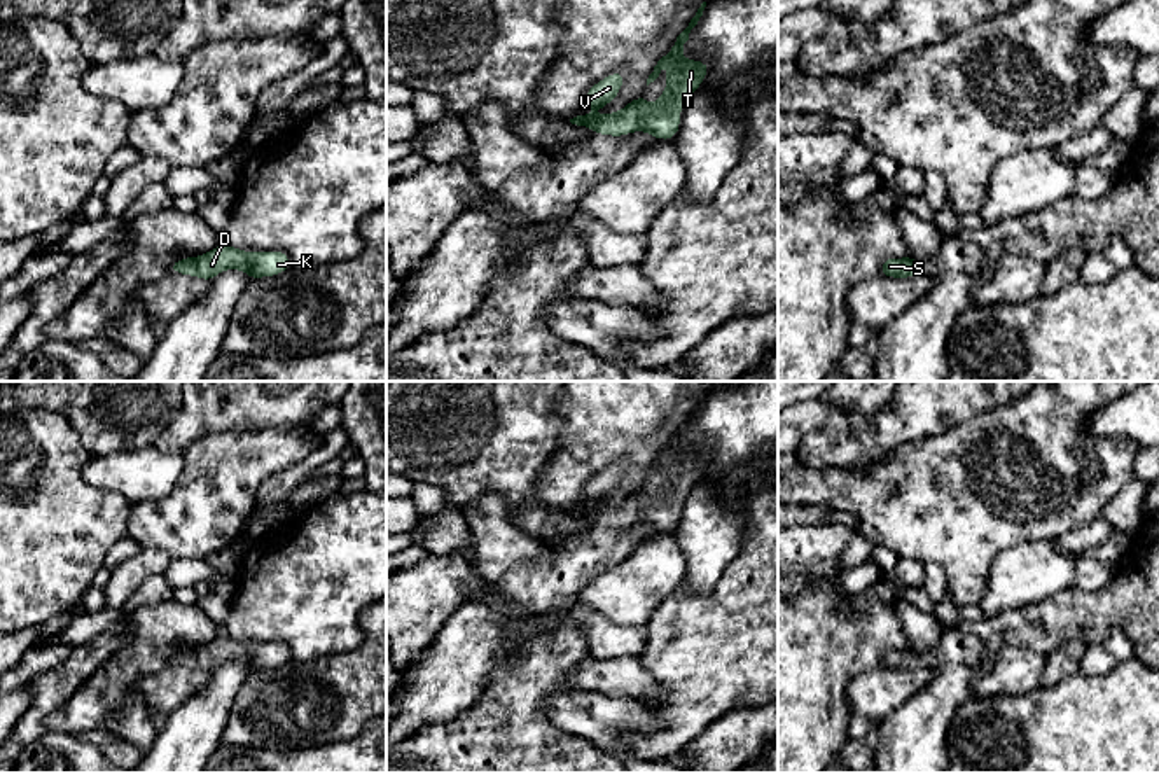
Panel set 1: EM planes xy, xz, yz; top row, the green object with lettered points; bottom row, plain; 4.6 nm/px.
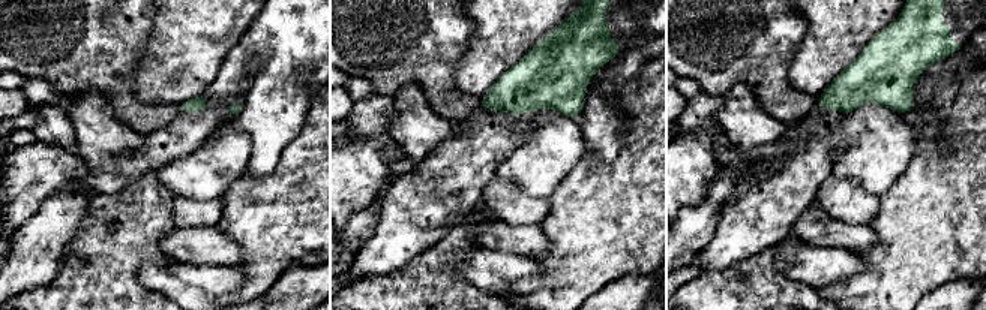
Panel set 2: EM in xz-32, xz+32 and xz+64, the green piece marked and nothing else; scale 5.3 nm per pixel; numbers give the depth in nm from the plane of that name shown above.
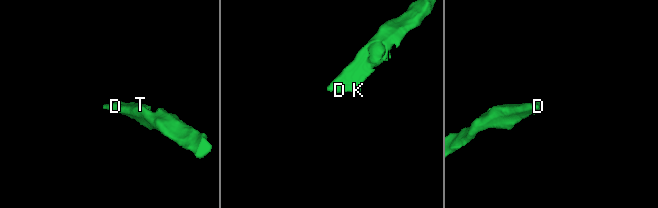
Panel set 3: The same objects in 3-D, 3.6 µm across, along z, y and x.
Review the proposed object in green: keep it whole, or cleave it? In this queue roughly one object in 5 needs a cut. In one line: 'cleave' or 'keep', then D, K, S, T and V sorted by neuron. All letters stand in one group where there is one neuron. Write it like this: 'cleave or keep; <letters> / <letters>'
keep; D K S T V

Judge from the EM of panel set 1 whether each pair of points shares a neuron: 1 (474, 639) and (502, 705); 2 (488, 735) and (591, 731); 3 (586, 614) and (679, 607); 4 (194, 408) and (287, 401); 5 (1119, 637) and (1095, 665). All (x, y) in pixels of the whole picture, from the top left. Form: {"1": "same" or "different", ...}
{"1": "different", "2": "different", "3": "different", "4": "same", "5": "same"}

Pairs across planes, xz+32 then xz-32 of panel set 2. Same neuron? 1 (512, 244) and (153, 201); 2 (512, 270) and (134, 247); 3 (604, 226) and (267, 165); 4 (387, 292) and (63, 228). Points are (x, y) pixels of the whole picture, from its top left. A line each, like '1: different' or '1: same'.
1: different
2: different
3: different
4: different

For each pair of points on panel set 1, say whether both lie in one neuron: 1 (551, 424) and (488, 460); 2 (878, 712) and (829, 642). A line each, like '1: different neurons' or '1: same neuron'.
1: same neuron
2: different neurons

